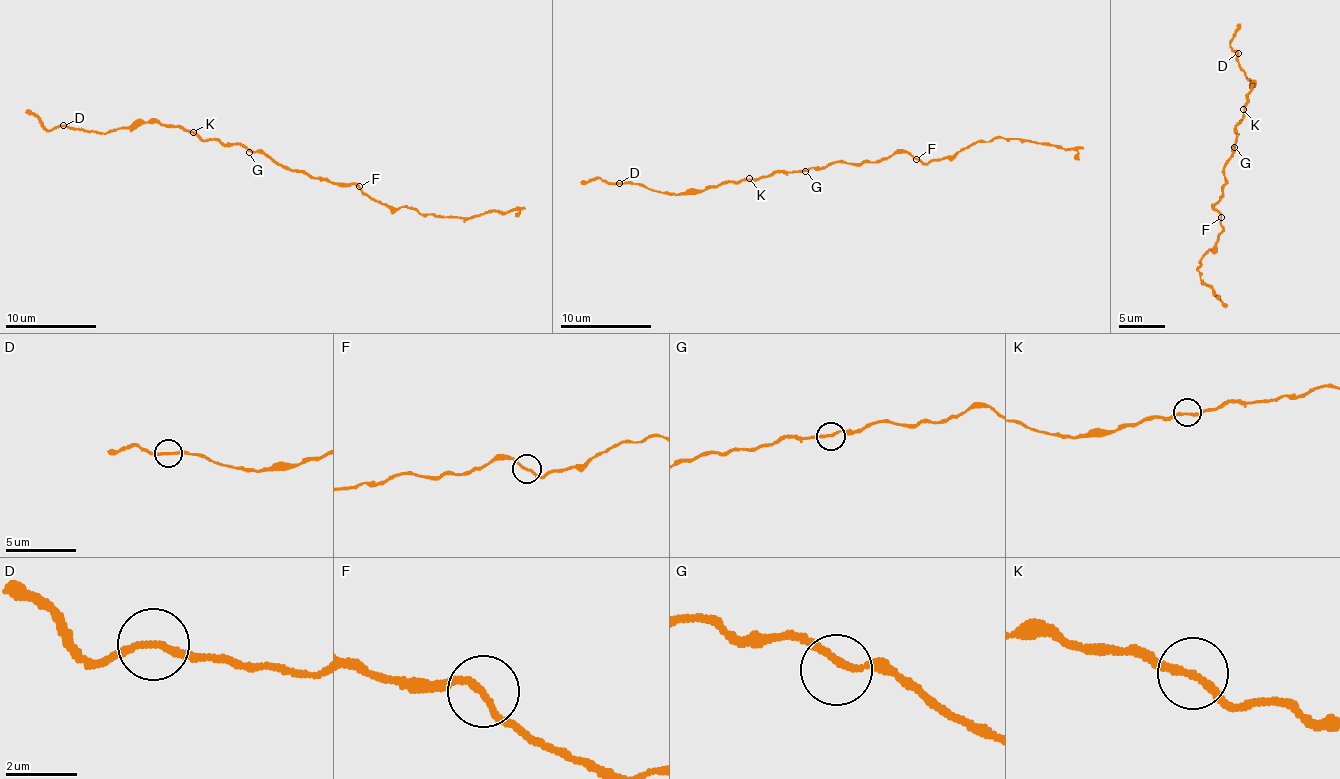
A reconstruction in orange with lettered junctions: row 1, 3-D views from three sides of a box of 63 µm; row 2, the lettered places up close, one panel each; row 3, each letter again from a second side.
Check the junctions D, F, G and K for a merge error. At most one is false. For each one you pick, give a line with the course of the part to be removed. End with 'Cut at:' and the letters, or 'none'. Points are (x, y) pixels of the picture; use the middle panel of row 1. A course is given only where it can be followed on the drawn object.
F: foreign part runs (917, 158), (925, 163), (953, 156), (978, 141), (1001, 137), (1076, 149), (1077, 160)
Cut at: F

